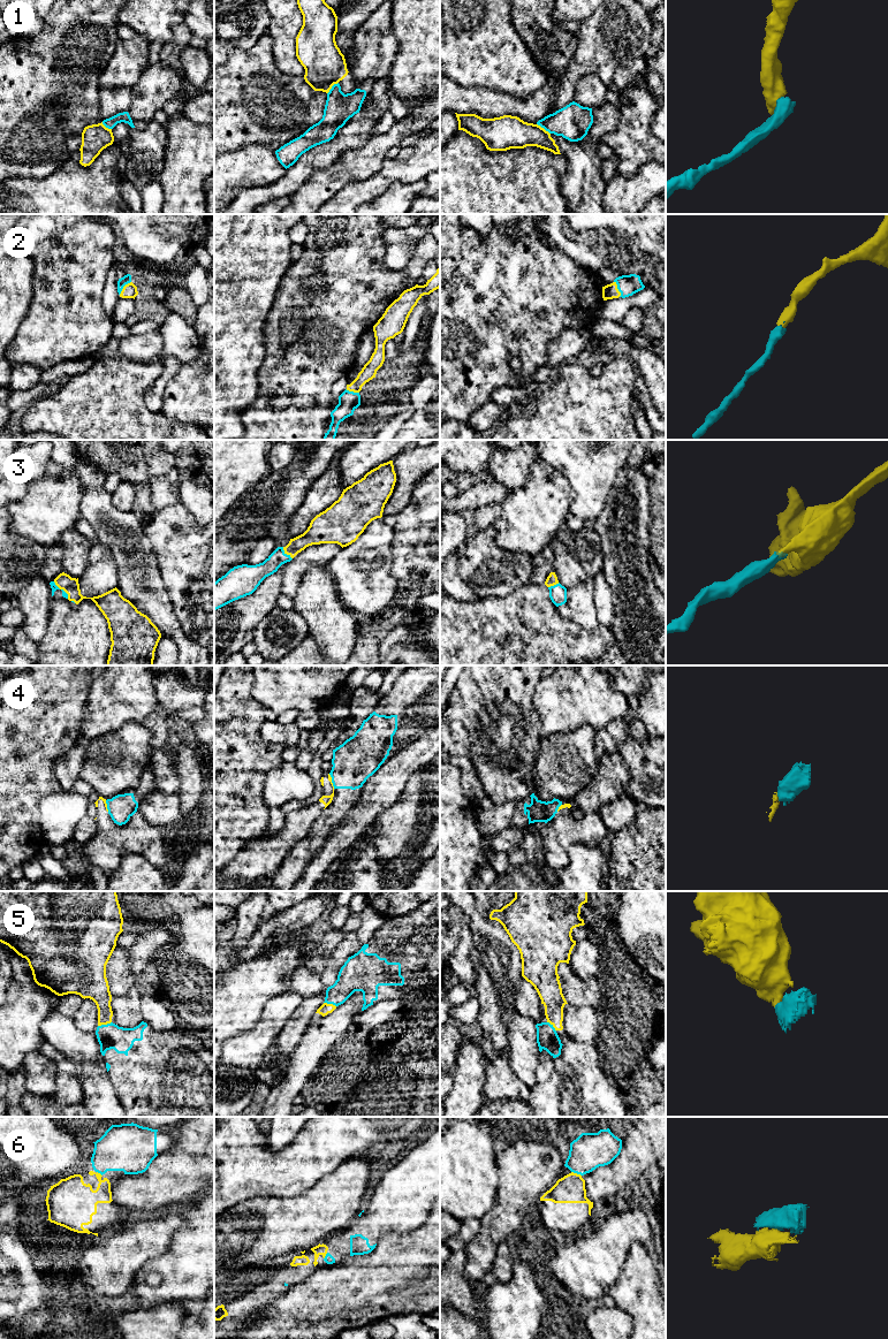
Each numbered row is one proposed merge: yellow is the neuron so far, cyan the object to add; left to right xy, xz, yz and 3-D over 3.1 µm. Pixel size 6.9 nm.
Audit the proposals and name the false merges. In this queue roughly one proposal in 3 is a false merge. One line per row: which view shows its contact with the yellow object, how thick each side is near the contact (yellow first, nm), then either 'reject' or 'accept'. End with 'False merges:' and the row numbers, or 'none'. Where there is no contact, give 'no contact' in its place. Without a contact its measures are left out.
1: meets yellow in xz; 280 nm thick on the yellow side, 200 nm on the other; reject
2: meets yellow in yz; 110 nm thick on the yellow side, 140 nm on the other; accept
3: meets yellow in xz; 140 nm thick on the yellow side, 120 nm on the other; accept
4: meets yellow in xz; 70 nm thick on the yellow side, 300 nm on the other; reject
5: meets yellow in xy; 160 nm thick on the yellow side, 180 nm on the other; accept
6: meets yellow in yz; 200 nm thick on the yellow side, 260 nm on the other; accept
False merges: 1, 4

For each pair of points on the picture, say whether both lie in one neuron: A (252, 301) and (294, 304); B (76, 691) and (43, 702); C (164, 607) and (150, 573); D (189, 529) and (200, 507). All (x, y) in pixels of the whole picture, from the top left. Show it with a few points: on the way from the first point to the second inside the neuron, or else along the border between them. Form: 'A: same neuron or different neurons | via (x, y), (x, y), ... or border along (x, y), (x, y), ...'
A: different neurons | border along (282, 278), (263, 328)
B: same neuron | via (68, 691), (58, 691), (51, 698)
C: same neuron | via (156, 599), (152, 595), (150, 581)
D: different neurons | border along (180, 502), (199, 525)

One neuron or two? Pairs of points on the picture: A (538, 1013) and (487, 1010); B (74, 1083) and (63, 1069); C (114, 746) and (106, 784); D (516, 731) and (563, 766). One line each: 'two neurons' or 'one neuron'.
A: two neurons
B: one neuron
C: one neuron
D: two neurons

